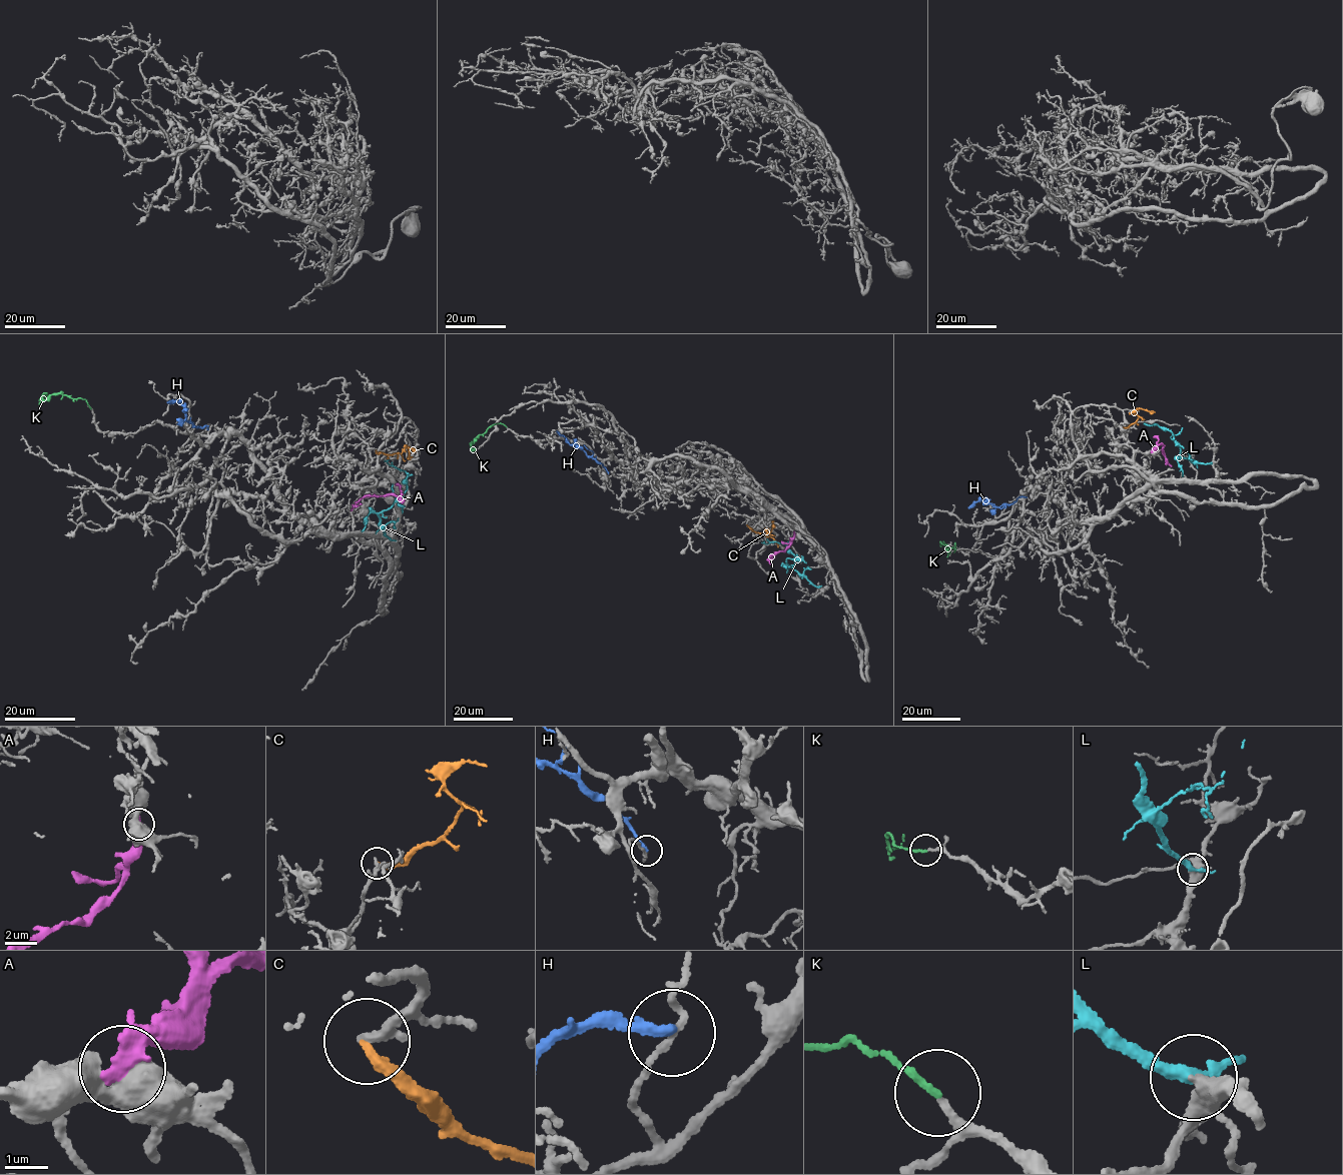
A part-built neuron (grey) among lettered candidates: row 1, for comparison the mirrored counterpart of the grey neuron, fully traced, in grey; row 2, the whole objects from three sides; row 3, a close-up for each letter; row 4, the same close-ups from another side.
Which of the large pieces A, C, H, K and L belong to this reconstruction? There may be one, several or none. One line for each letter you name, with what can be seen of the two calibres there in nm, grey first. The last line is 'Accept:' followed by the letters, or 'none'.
K: 140/150 nm
L: 360/280 nm
Accept: K, L

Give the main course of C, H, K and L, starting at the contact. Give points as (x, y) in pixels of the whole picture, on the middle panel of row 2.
C: (746, 524), (756, 531), (765, 534), (767, 530), (777, 547)
H: (608, 472), (602, 463), (571, 444), (557, 430)
K: (506, 426), (498, 423), (489, 427), (475, 438), (471, 445), (473, 449), (475, 447)
L: (818, 586), (792, 566), (795, 556), (786, 544), (773, 541), (765, 543), (763, 540)

